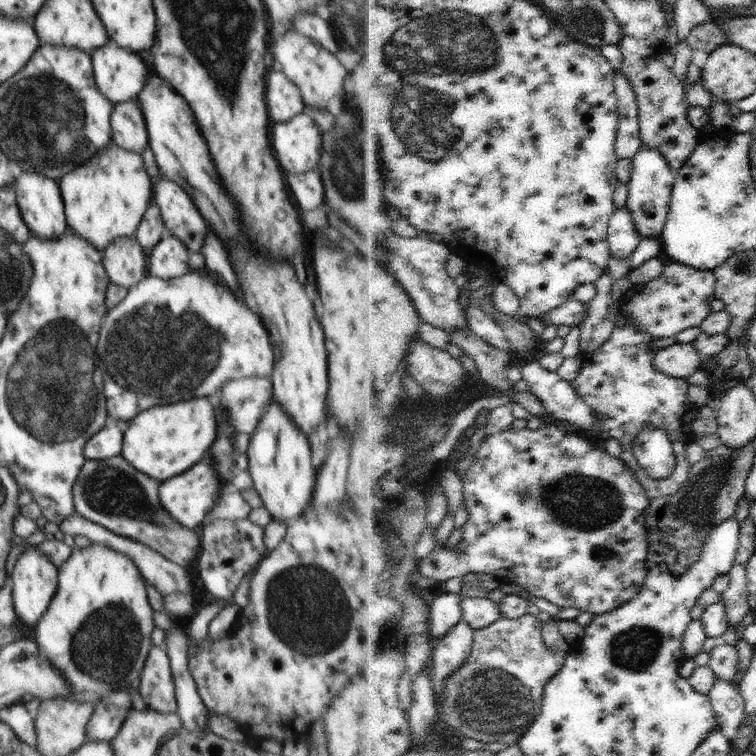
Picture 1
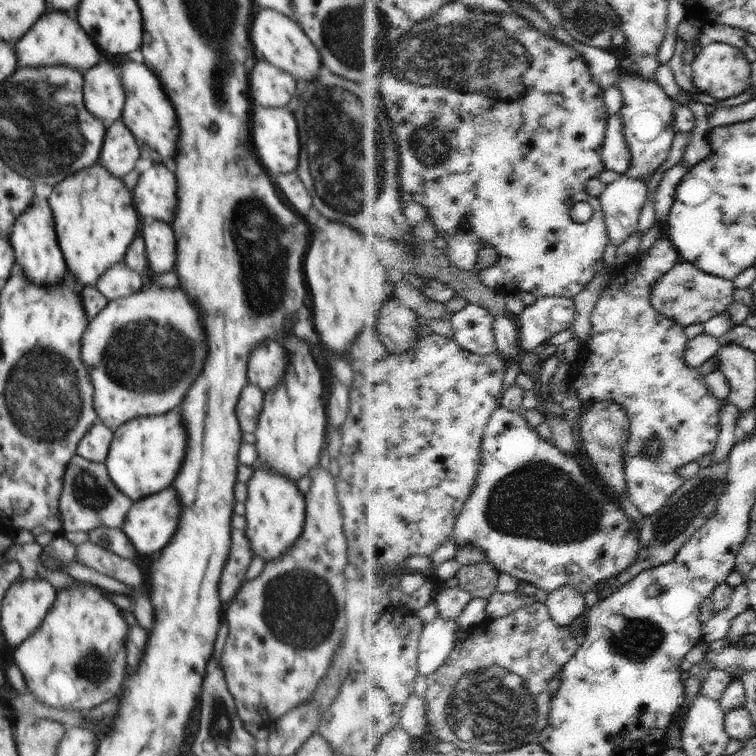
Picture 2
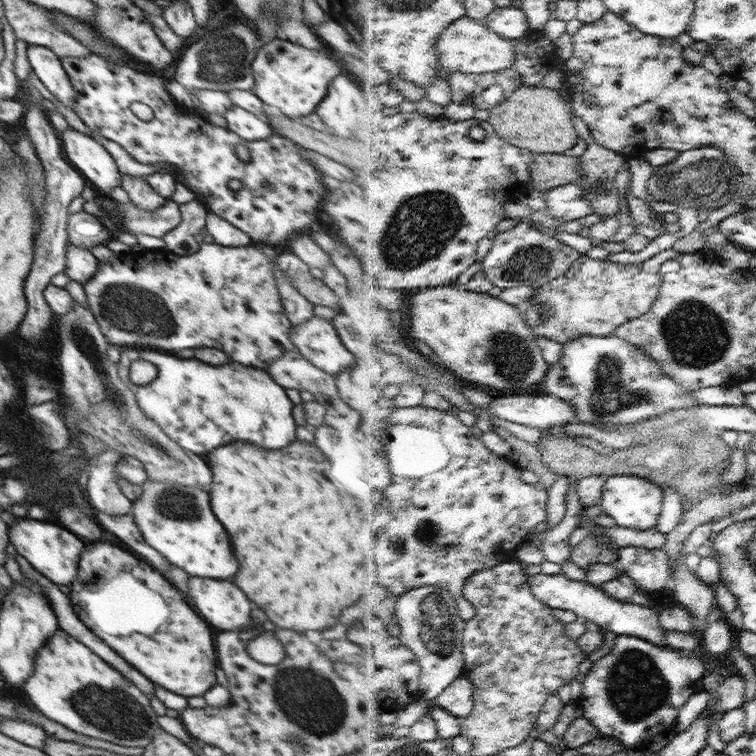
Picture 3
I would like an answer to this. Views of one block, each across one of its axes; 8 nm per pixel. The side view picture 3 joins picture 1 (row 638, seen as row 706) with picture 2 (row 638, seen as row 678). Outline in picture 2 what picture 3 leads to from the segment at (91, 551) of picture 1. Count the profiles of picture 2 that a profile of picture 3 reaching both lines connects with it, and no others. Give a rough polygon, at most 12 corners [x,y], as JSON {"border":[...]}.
{"border":[[76,580],[9,653],[46,707],[124,686],[128,622]]}

